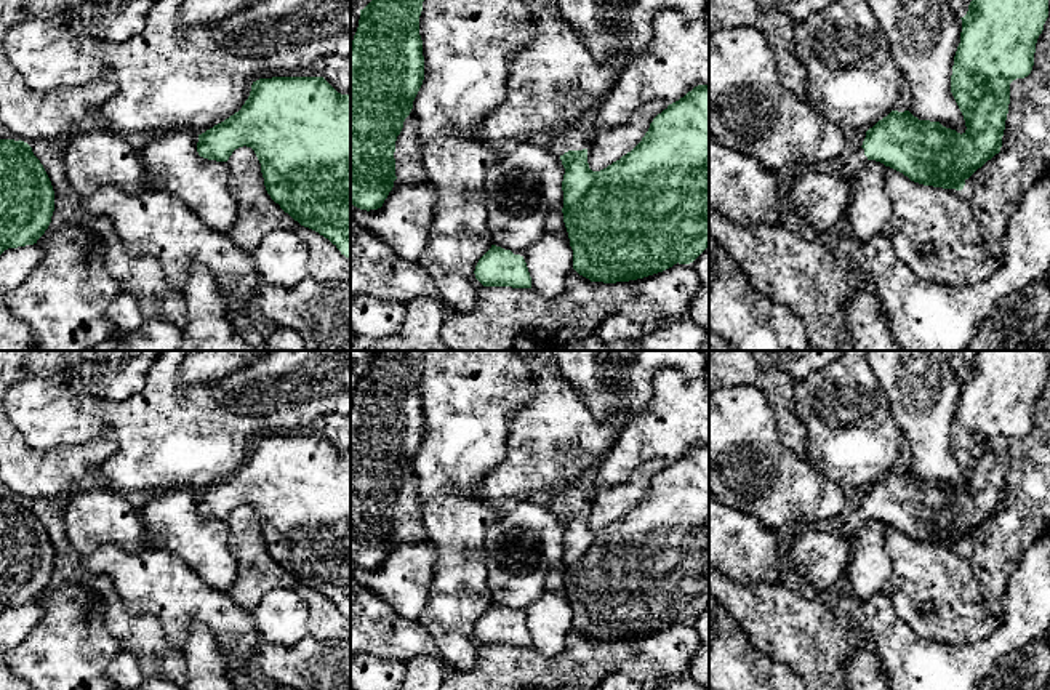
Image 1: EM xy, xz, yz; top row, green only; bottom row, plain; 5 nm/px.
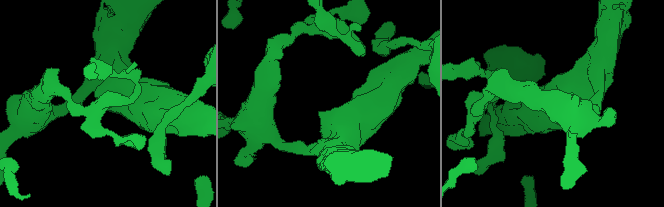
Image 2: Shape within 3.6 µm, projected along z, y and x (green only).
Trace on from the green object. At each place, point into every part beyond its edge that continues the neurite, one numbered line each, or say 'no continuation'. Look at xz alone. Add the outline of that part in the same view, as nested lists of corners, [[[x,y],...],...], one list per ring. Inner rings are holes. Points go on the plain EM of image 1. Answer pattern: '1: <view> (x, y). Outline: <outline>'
1: xz (573, 497). Outline: [[[578,485],[565,487],[557,491],[554,491],[549,496],[547,507],[554,514],[563,514],[568,509],[583,509],[589,507],[589,493],[586,493],[583,488]]]

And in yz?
1: yz (820, 559). Outline: [[[863,506],[850,507],[834,532],[802,527],[788,544],[794,580],[802,592],[828,589],[845,576],[852,560],[852,538],[866,524]]]

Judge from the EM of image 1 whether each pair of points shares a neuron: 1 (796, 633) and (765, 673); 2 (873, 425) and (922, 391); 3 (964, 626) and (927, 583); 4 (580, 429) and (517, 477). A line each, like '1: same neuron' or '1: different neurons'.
1: different neurons
2: different neurons
3: same neuron
4: same neuron

